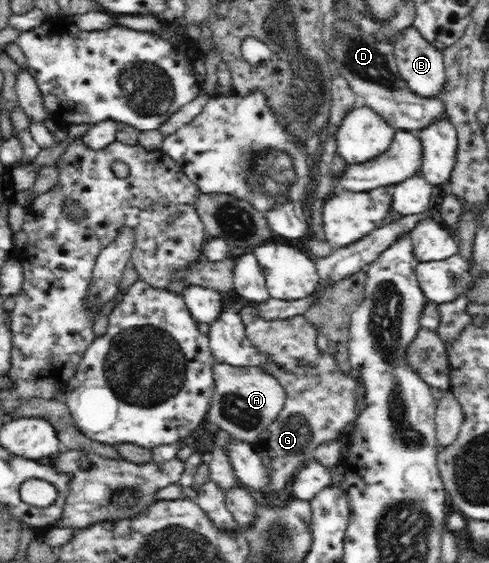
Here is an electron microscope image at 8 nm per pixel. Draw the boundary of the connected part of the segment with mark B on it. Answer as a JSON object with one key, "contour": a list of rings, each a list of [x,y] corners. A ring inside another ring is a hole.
{"contour":[[[414,26],[406,27],[400,31],[393,38],[392,45],[394,45],[394,54],[400,77],[408,83],[409,90],[414,95],[421,96],[424,99],[436,97],[438,92],[444,88],[444,82],[446,82],[446,72],[441,50],[430,44]]]}

